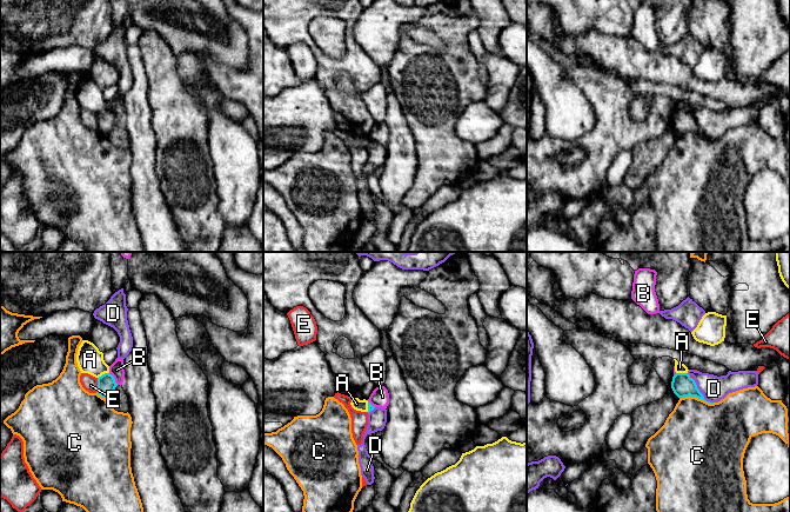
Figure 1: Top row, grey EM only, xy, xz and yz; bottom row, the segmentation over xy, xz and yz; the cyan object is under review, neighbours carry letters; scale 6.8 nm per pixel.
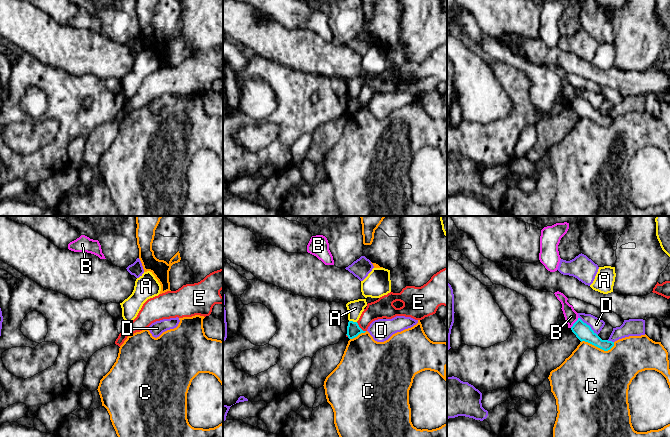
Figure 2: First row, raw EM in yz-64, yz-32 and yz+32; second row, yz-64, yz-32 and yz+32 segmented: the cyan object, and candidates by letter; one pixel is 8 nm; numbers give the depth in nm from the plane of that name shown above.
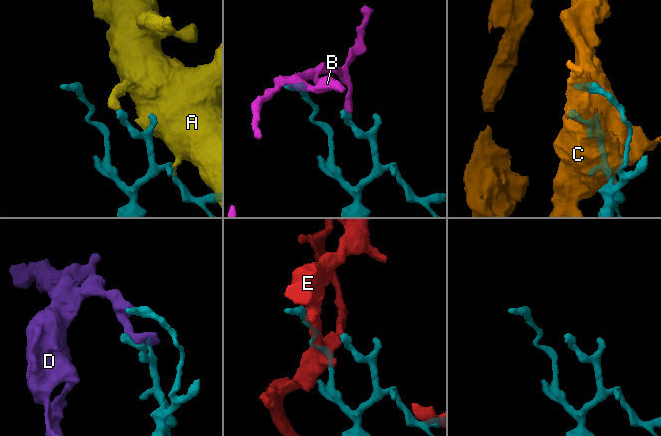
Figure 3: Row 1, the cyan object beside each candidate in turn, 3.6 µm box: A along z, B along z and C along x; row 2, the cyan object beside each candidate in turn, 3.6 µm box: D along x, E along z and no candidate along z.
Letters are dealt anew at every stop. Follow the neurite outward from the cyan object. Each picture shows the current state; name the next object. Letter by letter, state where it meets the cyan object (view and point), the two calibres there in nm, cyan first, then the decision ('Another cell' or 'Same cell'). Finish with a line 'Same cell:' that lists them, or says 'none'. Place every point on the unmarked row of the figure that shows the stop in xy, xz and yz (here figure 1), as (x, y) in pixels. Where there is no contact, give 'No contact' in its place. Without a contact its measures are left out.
A: Touches cyan at xy (102, 111). Thickness 130 nm (cyan) against 180 nm. Another cell
B: Touches cyan at xy (113, 114). Thickness 130 nm (cyan) against 100 nm. Another cell
C: Touches cyan at yz (697, 133). Thickness 150 nm (cyan) against 460 nm. Another cell
D: Touches cyan at yz (701, 130). Thickness 150 nm (cyan) against 180 nm. Another cell
E: Touches cyan at xy (98, 121). Thickness 130 nm (cyan) against 110 nm. Another cell
Same cell: none

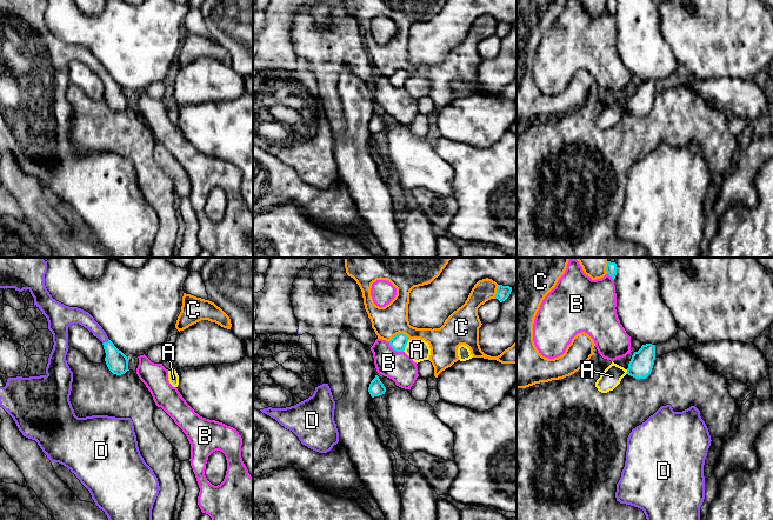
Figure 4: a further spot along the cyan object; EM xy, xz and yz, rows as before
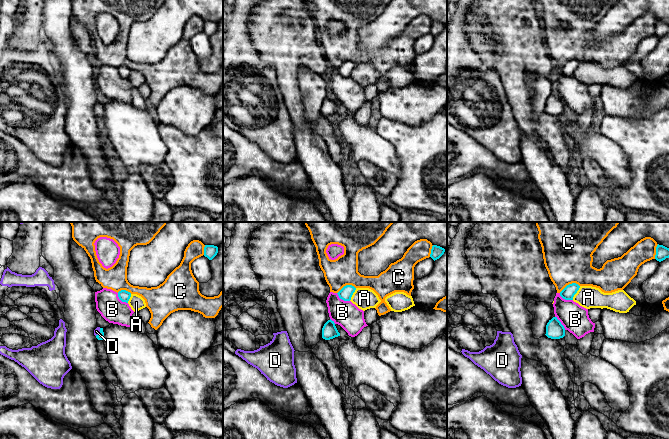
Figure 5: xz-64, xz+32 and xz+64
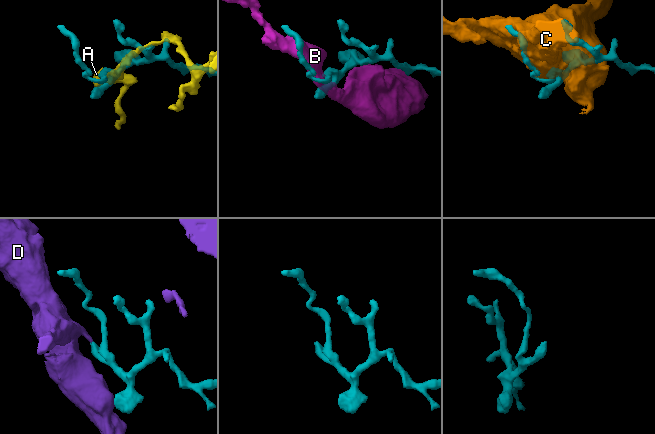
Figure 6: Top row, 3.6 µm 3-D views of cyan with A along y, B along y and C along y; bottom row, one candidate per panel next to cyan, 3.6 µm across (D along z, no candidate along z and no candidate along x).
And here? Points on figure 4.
A: Touches cyan at xz (406, 80). Thickness 110 nm (cyan) against 150 nm. Another cell
B: Touches cyan at xz (394, 86). Thickness 110 nm (cyan) against 200 nm. Another cell
C: Touches cyan at xz (399, 70). Thickness 110 nm (cyan) against 220 nm. Another cell
D: Touches cyan at xy (105, 79). Thickness 150 nm (cyan) against 100 nm. Same cell
Same cell: D

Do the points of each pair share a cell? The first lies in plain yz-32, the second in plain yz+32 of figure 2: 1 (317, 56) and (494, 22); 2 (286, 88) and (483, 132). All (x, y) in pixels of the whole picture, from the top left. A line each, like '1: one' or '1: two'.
1: two
2: one

